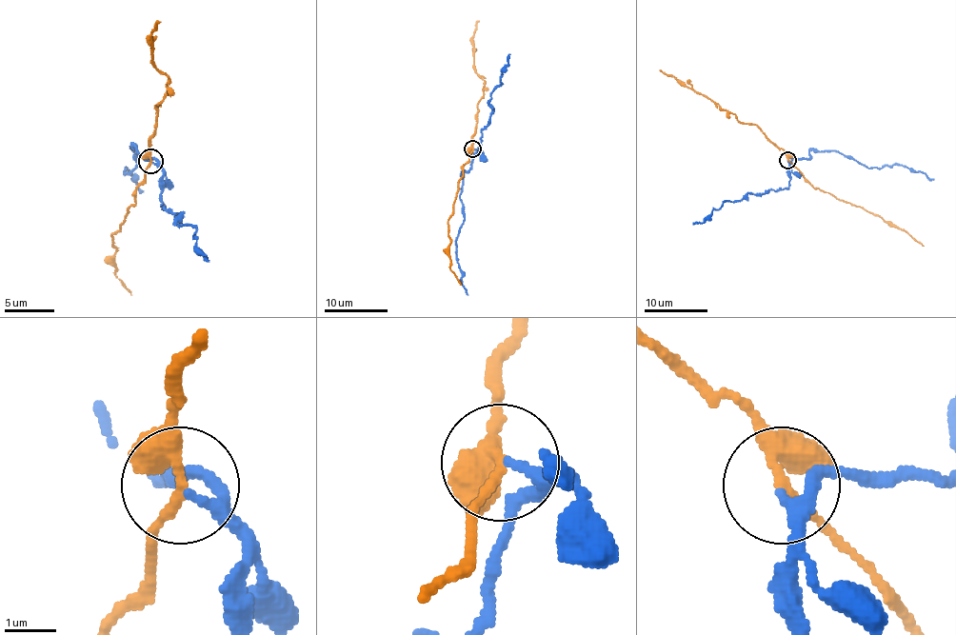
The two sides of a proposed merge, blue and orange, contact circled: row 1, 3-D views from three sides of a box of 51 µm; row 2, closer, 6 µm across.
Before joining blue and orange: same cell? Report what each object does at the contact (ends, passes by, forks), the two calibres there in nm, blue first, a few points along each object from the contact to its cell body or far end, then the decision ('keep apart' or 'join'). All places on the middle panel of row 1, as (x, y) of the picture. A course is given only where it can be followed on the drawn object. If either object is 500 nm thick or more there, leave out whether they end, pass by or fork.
blue passes by | orange forks | 170/240 nm | blue via (473, 149), (476, 150), (469, 168), (462, 173), (464, 221), (455, 245), (462, 287), (468, 294) | orange via (473, 149), (462, 176), (454, 211), (448, 221), (450, 270), (460, 285) | keep apart

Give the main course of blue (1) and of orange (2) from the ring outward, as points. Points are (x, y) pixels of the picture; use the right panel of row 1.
1: (788, 161), (807, 159), (812, 149), (839, 151), (867, 168), (902, 164), (933, 180)
2: (788, 159), (815, 188), (881, 216), (924, 246)

